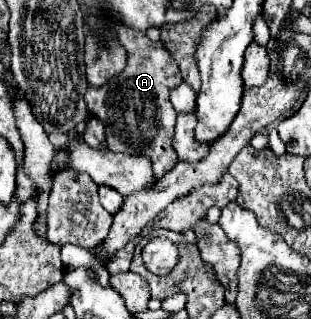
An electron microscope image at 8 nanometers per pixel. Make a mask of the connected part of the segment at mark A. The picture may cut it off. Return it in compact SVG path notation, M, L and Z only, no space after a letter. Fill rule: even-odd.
M118 22L112 24L110 28L128 52L126 68L112 80L108 80L104 86L100 88L90 86L88 92L84 94L84 100L90 114L104 124L108 150L134 156L148 156L152 160L154 178L160 180L178 162L178 156L172 148L176 112L174 106L170 104L172 88L182 82L178 64L160 42L148 40L142 32L126 28L124 24ZM136 116L150 124L136 124Z

